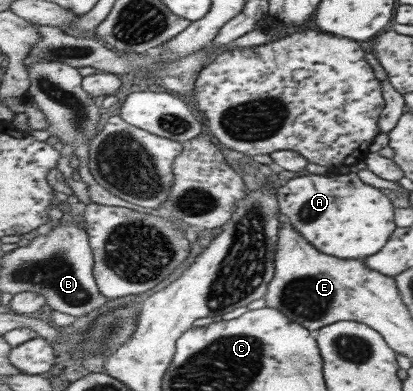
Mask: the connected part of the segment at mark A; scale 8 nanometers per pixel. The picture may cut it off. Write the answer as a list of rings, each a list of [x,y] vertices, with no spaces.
[[[354,169],[344,175],[308,174],[292,176],[282,187],[278,188],[280,212],[305,238],[309,238],[325,254],[365,260],[380,252],[387,245],[393,232],[397,230],[395,222],[396,208],[389,196],[379,188],[365,184]]]

